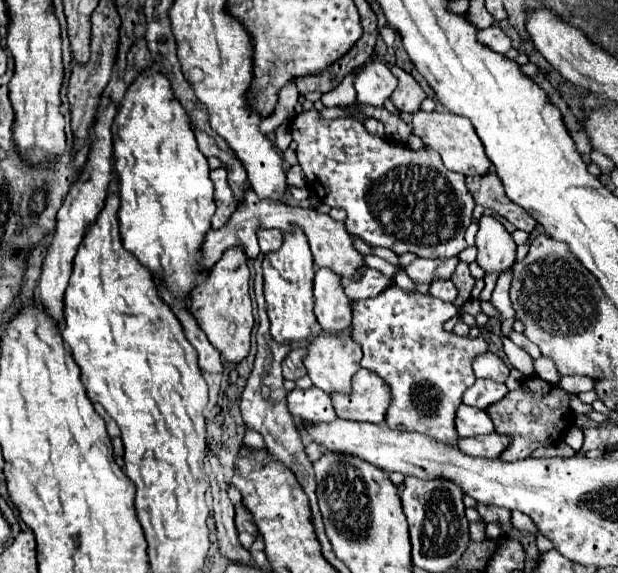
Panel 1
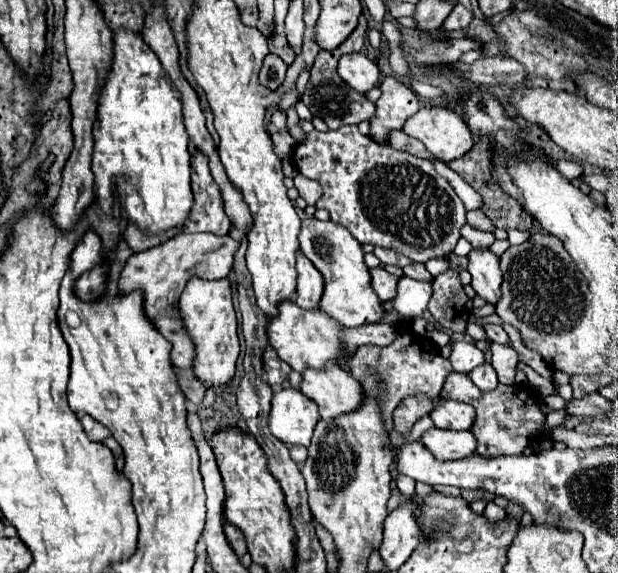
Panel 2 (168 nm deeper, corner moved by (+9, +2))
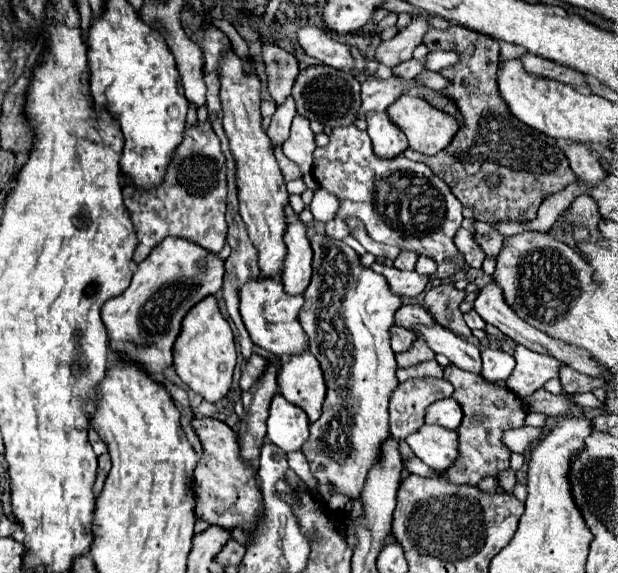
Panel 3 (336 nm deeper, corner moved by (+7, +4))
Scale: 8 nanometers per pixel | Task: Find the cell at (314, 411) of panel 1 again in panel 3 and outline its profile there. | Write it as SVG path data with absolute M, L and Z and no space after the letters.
M280 394L272 398L266 432L266 438L272 444L282 448L284 452L300 450L302 444L308 440L308 426L310 422L304 416L302 408L296 408Z

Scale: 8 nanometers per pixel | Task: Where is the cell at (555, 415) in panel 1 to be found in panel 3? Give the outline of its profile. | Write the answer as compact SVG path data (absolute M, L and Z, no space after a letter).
M454 364L444 370L444 378L452 382L452 398L456 398L464 412L462 424L458 428L460 454L444 478L454 484L478 484L484 476L498 476L498 472L510 466L510 450L502 444L502 434L510 428L520 428L526 418L526 414L520 412L518 396L512 390L496 388L494 384L484 382L478 374L460 370Z

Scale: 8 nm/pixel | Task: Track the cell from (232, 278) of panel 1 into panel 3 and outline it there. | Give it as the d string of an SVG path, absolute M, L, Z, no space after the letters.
M212 296L204 298L188 316L184 318L182 332L176 338L174 344L174 370L180 376L180 380L200 394L206 402L218 402L222 400L232 384L232 372L236 366L236 346L234 346L234 336L220 314L220 308Z

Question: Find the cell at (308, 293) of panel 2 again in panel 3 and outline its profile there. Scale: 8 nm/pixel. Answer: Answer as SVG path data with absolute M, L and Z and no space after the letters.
M288 220L284 230L284 244L286 244L286 258L280 272L282 284L286 292L300 292L310 284L312 276L312 248L306 236L306 226L300 220Z

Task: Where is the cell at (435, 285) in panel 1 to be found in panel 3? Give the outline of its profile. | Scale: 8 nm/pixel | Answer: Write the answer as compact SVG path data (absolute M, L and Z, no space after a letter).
M400 250L400 254L398 254L396 260L394 260L394 266L396 266L398 270L414 270L416 260L418 260L418 254L416 254L416 252Z

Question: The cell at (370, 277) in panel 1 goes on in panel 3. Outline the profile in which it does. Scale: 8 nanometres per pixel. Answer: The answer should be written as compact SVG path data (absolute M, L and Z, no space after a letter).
M378 262L372 266L372 270L378 272L378 274L382 274L388 280L392 292L396 292L398 296L412 298L412 296L422 294L424 288L428 286L428 276L420 276L414 270L412 272L398 270L394 266L384 266L384 264L378 264Z

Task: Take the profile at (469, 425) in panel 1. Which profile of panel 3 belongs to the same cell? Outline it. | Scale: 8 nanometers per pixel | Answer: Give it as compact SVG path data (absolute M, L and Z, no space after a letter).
M444 398L426 408L424 422L426 424L438 424L450 430L458 430L462 420L462 408L456 404L454 398Z

